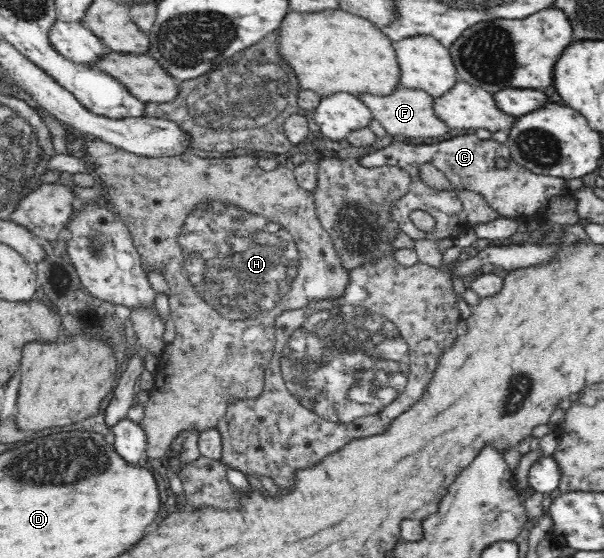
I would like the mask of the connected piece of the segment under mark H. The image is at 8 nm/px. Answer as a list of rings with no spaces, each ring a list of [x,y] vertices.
[[[88,135],[84,141],[85,154],[94,168],[94,175],[101,178],[102,197],[107,203],[117,208],[117,215],[125,223],[133,238],[133,245],[141,257],[141,267],[145,274],[156,272],[168,281],[170,294],[170,317],[175,325],[175,339],[166,345],[158,366],[153,372],[154,384],[149,390],[150,397],[144,411],[140,426],[147,438],[146,455],[149,459],[164,458],[171,443],[181,432],[204,432],[217,427],[220,418],[226,413],[231,403],[240,400],[254,399],[263,392],[264,370],[269,366],[276,349],[275,321],[282,310],[297,310],[311,301],[335,299],[341,297],[350,281],[349,271],[336,256],[331,237],[322,228],[318,220],[314,192],[305,190],[295,179],[291,165],[284,161],[274,170],[265,171],[259,167],[257,157],[249,152],[245,155],[223,158],[201,158],[189,152],[174,157],[148,157],[117,148]]]

